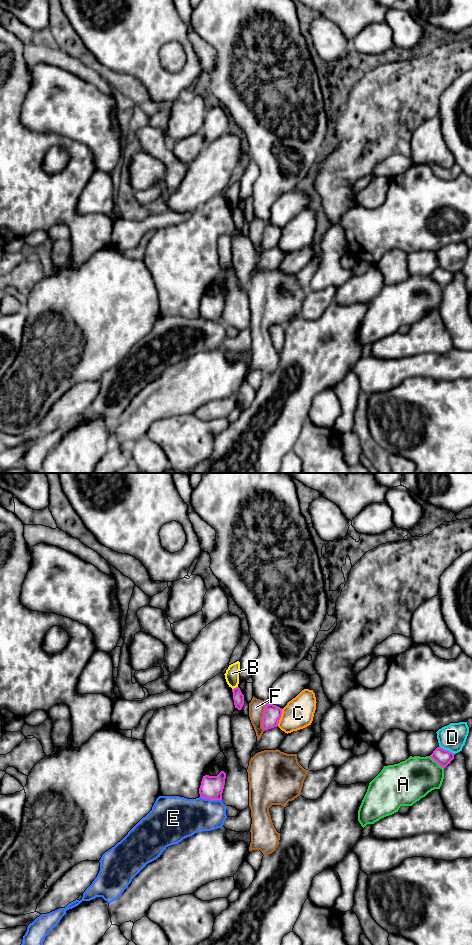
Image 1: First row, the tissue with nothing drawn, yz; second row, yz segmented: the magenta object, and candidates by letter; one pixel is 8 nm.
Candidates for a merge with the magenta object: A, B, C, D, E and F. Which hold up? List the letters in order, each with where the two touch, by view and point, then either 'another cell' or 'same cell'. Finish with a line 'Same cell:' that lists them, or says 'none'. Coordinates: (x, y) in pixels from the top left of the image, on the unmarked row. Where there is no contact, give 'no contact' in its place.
A: yz (436, 281) | another cell
B: yz (234, 208) | another cell
C: yz (280, 237) | another cell
D: yz (447, 270) | another cell
E: yz (211, 319) | another cell
F: yz (262, 237) | another cell
Same cell: none

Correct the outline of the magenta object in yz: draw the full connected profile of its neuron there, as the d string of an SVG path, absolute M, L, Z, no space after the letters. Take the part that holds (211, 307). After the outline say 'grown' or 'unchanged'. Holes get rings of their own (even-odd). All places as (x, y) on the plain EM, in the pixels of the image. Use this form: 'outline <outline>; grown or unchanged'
outline M221 291L217 296L205 295L199 308L200 317L210 320L222 320L226 293Z; unchanged

